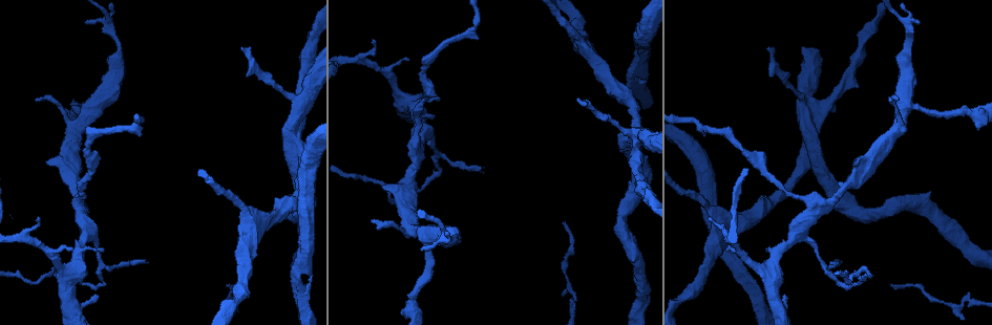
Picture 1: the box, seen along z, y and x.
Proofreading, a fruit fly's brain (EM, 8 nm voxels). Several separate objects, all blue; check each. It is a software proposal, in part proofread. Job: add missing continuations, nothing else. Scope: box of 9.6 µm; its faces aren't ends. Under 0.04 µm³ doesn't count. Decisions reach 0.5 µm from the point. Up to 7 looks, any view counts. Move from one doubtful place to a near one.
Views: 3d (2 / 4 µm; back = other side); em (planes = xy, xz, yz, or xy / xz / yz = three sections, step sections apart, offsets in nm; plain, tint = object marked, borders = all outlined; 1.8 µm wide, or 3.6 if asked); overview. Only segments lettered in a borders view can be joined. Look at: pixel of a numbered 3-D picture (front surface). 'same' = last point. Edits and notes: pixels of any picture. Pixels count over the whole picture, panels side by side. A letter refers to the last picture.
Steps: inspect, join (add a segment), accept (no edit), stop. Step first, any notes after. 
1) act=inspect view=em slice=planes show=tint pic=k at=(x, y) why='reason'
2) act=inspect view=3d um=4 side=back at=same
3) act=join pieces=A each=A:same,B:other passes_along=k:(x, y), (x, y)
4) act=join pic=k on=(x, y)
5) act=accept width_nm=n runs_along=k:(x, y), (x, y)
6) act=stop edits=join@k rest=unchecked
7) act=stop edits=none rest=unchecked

act=inspect view=3d um=2 pic=1 at=(35, 101) why='an open end'

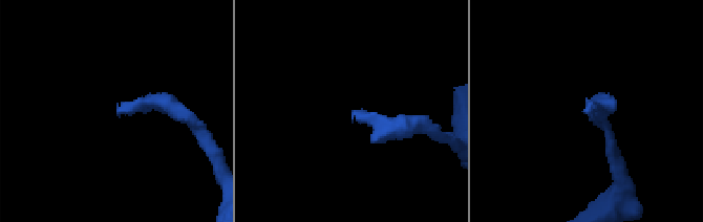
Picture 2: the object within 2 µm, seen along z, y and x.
act=inspect view=em slice=xy step=16 show=borders pic=2 at=(120, 111)

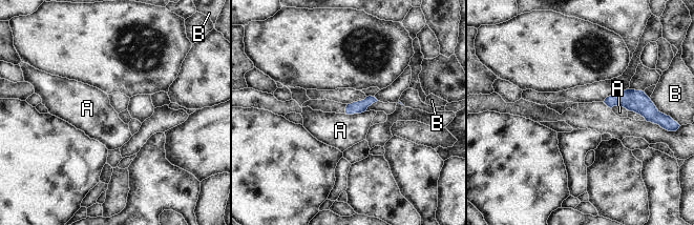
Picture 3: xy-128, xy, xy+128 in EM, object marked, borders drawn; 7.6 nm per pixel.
act=inspect view=em slice=planes show=borders at=same why='another direction'

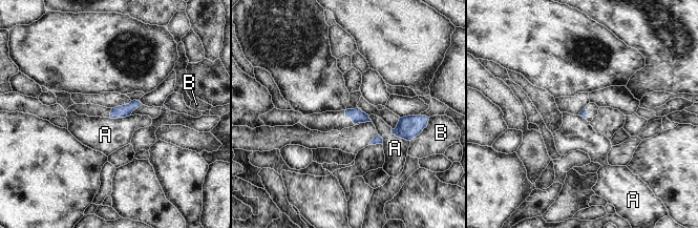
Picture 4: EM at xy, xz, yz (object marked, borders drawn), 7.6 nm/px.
act=accept each=A:other,B:other border=4:(390, 128), (396, 136), (409, 141) found='no lettered segment goes on from it'

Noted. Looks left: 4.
act=inspect view=em slice=yz step=4 show=tint pic=1 at=(48, 159) why='branch stops here'

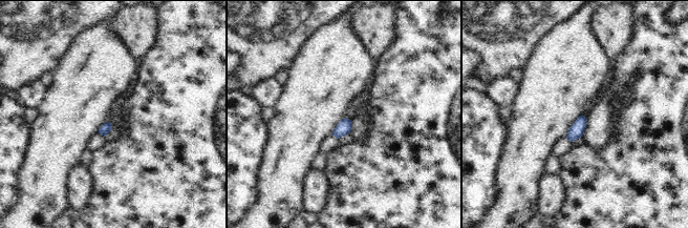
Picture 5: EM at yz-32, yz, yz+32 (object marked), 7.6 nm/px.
act=inspect view=em slice=planes show=borders at=same

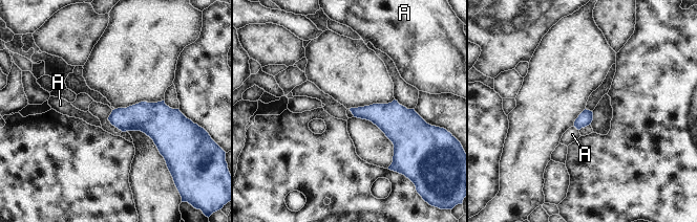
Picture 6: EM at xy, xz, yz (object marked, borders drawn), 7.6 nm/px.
act=accept each=A:other border=6:(573, 126), (578, 130) found='no lettered segment goes on from it'

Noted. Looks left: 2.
act=inspect view=em slice=planes show=borders pic=1 at=(146, 262) why='tapers out'

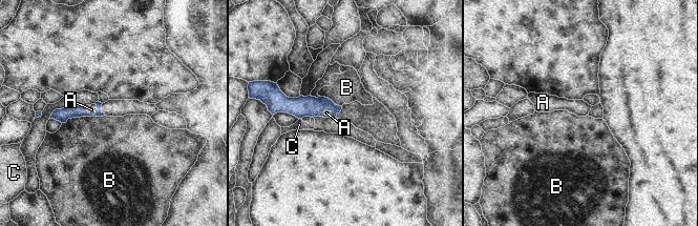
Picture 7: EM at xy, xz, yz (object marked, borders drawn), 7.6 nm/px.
act=join pieces=A longest_contact=B:340nm each=A:same,B:other,C:other found='the cell continues'

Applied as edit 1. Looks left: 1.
act=stop edits=join@7 rest=unchecked

